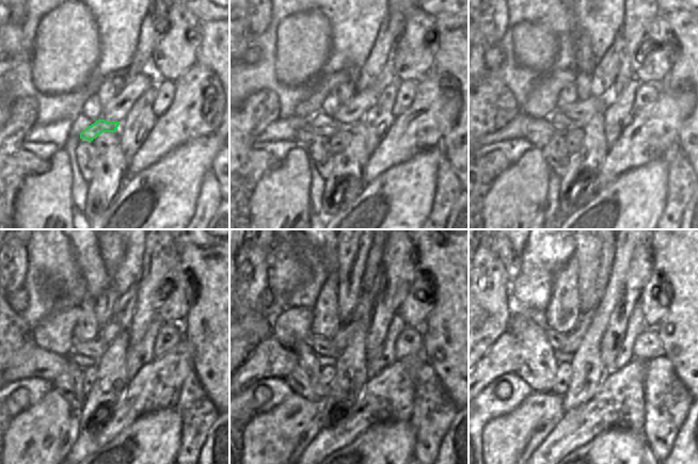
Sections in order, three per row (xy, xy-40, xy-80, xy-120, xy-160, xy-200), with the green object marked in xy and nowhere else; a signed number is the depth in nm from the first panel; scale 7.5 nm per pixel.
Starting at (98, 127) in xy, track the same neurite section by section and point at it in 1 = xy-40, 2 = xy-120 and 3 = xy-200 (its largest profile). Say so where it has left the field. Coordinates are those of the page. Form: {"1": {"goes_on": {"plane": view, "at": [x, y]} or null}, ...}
{"1": {"goes_on": {"plane": "xy-40", "at": [305, 134]}}, "2": {"goes_on": {"plane": "xy-120", "at": [32, 361]}}, "3": {"goes_on": {"plane": "xy-200", "at": [504, 356]}}}

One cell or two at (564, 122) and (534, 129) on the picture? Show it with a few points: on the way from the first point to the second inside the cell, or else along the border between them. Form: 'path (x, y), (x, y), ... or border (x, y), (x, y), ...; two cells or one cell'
border (549, 120), (556, 129); two cells

